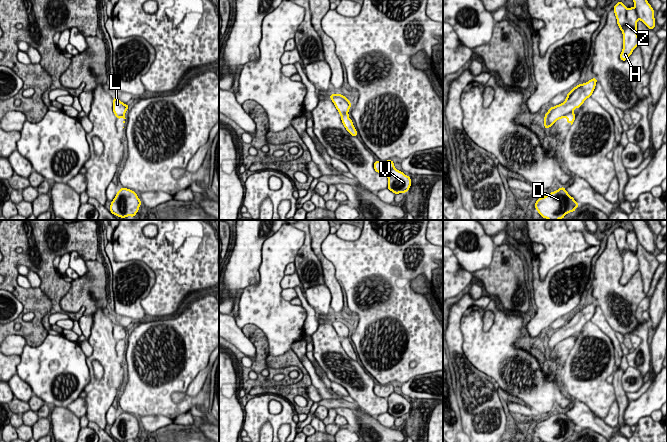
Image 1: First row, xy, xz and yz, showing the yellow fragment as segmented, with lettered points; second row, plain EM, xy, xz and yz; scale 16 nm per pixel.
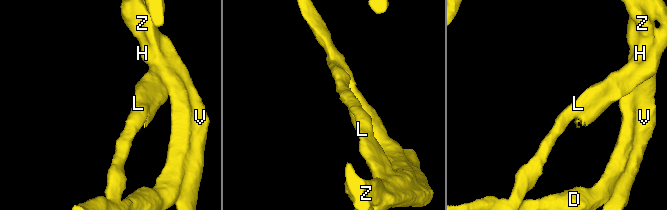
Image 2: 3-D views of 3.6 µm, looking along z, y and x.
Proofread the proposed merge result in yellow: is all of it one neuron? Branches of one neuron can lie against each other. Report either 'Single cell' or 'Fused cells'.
Single cell

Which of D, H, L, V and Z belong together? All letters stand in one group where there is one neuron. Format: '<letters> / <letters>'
D H L V Z

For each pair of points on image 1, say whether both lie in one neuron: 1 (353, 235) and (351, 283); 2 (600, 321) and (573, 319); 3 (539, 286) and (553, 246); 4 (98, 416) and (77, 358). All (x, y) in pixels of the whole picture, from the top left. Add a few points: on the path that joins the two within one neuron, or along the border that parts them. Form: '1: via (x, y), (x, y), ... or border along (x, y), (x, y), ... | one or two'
1: border along (361, 230), (355, 240), (343, 240), (335, 233) | two
2: border along (597, 305), (590, 320) | two
3: border along (559, 264), (552, 267), (542, 280), (539, 279) | two
4: border along (86, 361), (89, 371), (89, 382), (83, 390) | two

